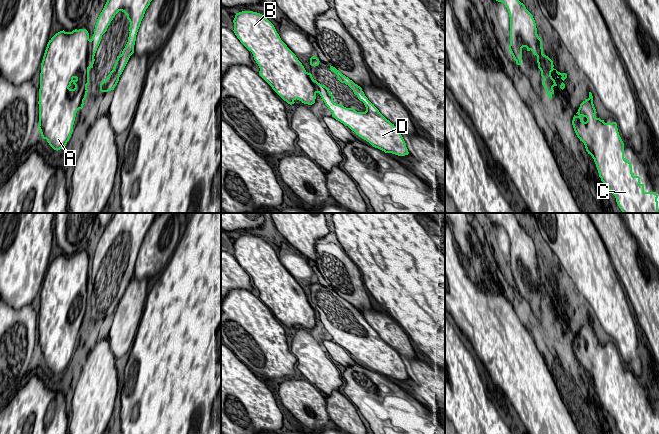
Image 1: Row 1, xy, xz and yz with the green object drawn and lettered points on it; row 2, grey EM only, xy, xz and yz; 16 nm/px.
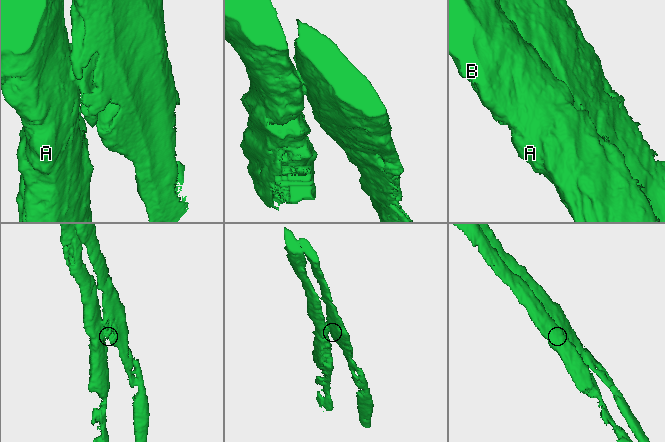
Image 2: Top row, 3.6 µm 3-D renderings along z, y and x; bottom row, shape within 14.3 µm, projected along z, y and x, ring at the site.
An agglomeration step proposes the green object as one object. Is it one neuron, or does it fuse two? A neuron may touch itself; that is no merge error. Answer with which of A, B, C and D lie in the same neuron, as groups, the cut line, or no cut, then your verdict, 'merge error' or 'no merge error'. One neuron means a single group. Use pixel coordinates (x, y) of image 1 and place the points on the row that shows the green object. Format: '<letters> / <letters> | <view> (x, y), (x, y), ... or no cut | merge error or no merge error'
A B C / D | xy (90, 40), (93, 61) | merge error

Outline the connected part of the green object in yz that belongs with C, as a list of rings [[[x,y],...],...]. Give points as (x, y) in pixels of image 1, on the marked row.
[[[592,93],[573,117],[577,137],[596,164],[601,181],[615,196],[623,213],[658,213],[658,195],[645,192],[640,177],[632,173],[631,162],[624,158],[624,143],[617,123],[605,123],[596,118]]]

